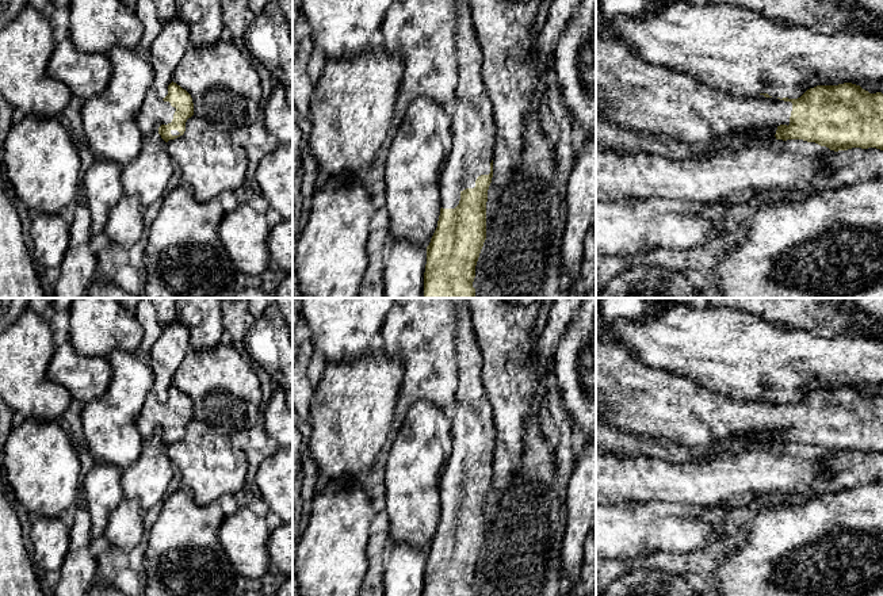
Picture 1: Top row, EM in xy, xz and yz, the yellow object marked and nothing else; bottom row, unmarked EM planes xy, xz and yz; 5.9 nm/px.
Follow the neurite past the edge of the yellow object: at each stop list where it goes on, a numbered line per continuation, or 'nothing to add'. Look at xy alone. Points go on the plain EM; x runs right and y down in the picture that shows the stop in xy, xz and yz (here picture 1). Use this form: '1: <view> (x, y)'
1: xy (155, 415)

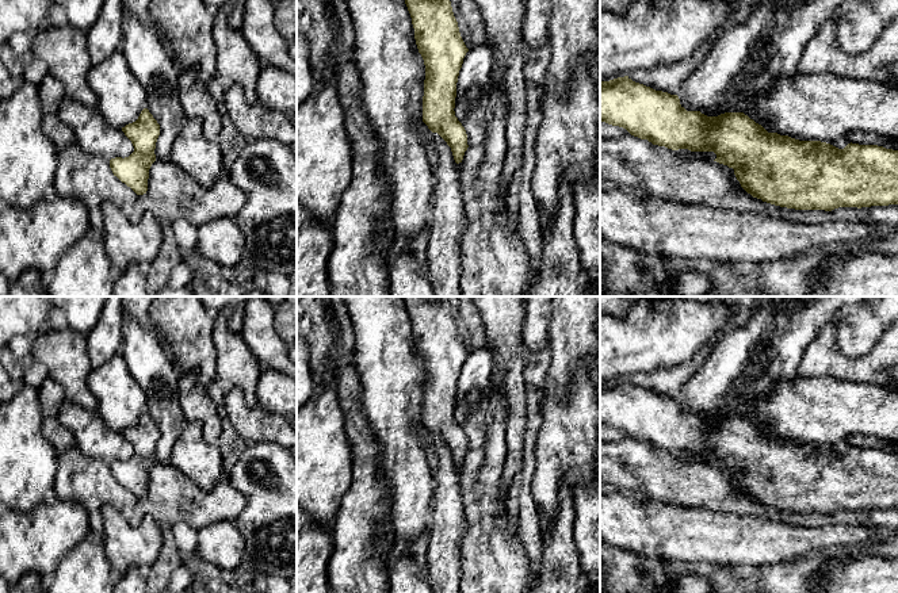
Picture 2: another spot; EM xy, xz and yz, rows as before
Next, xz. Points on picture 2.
nothing to add

